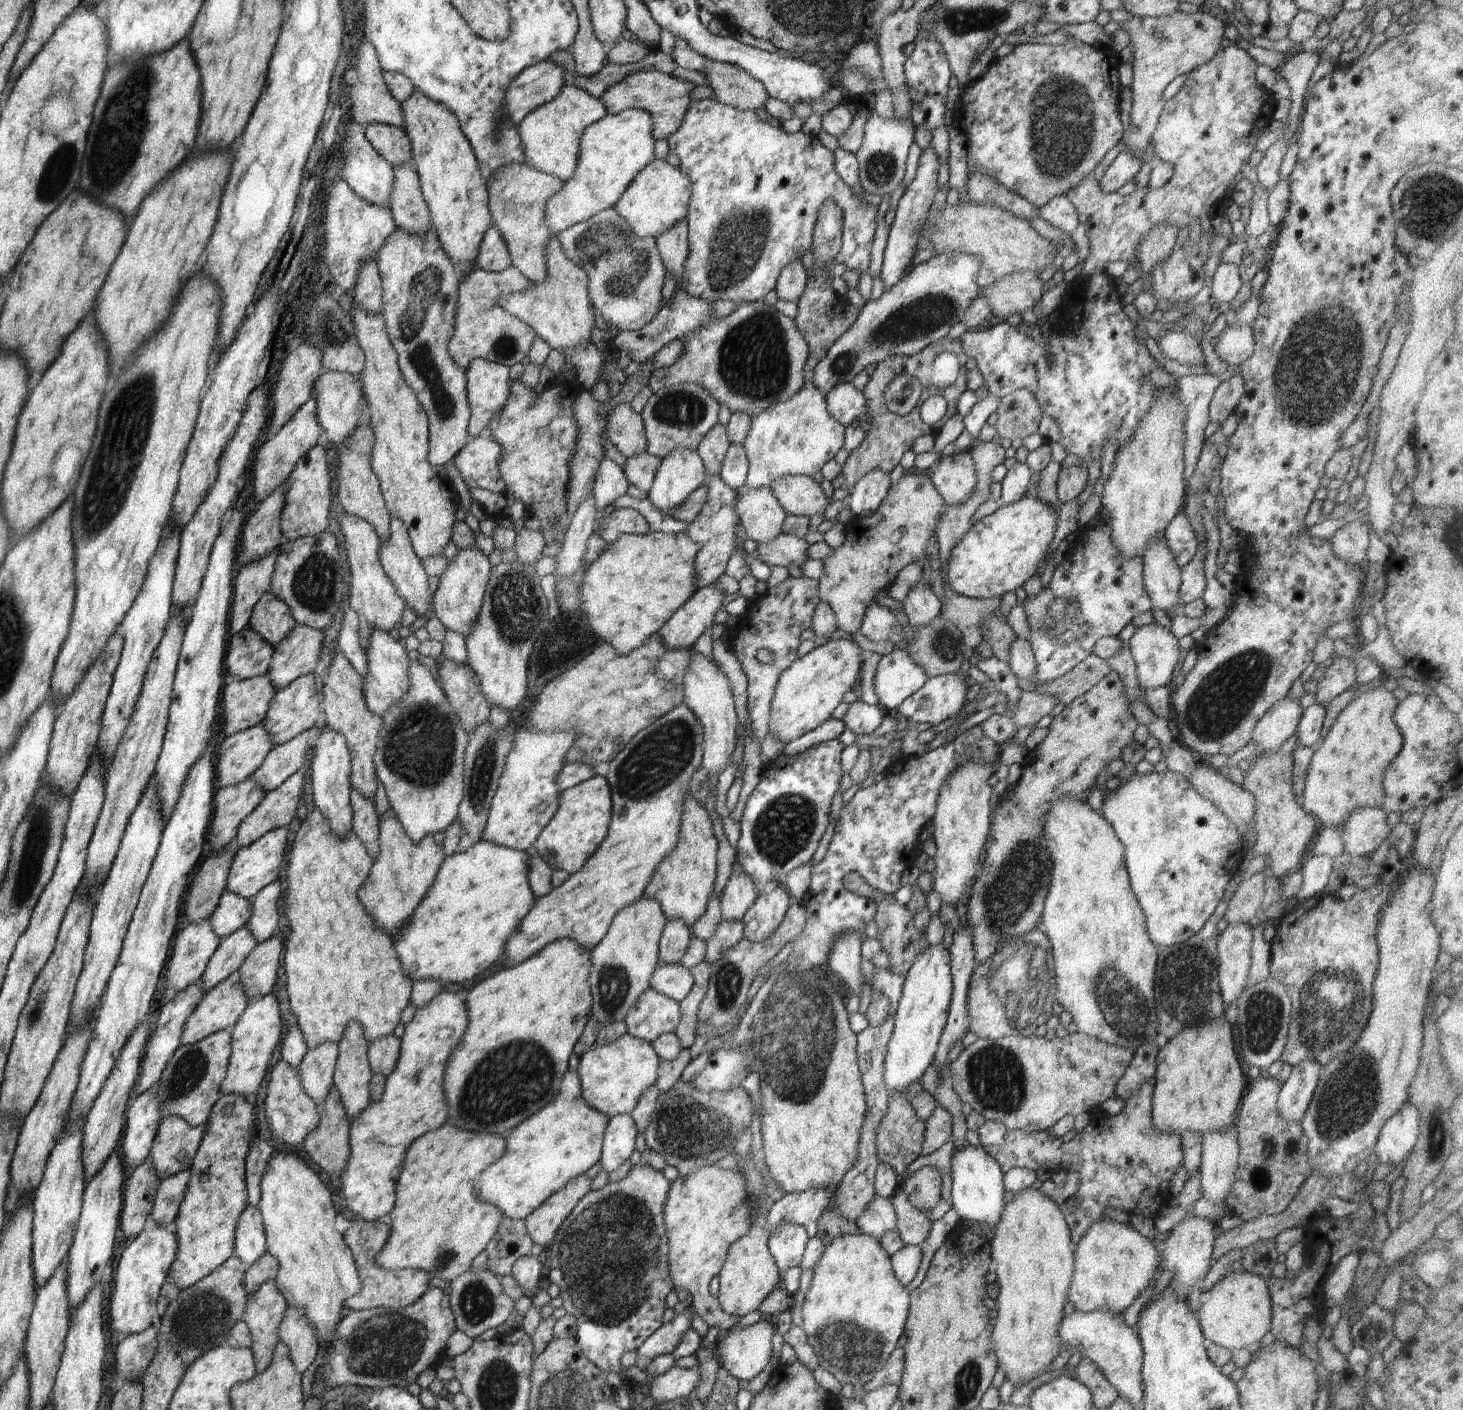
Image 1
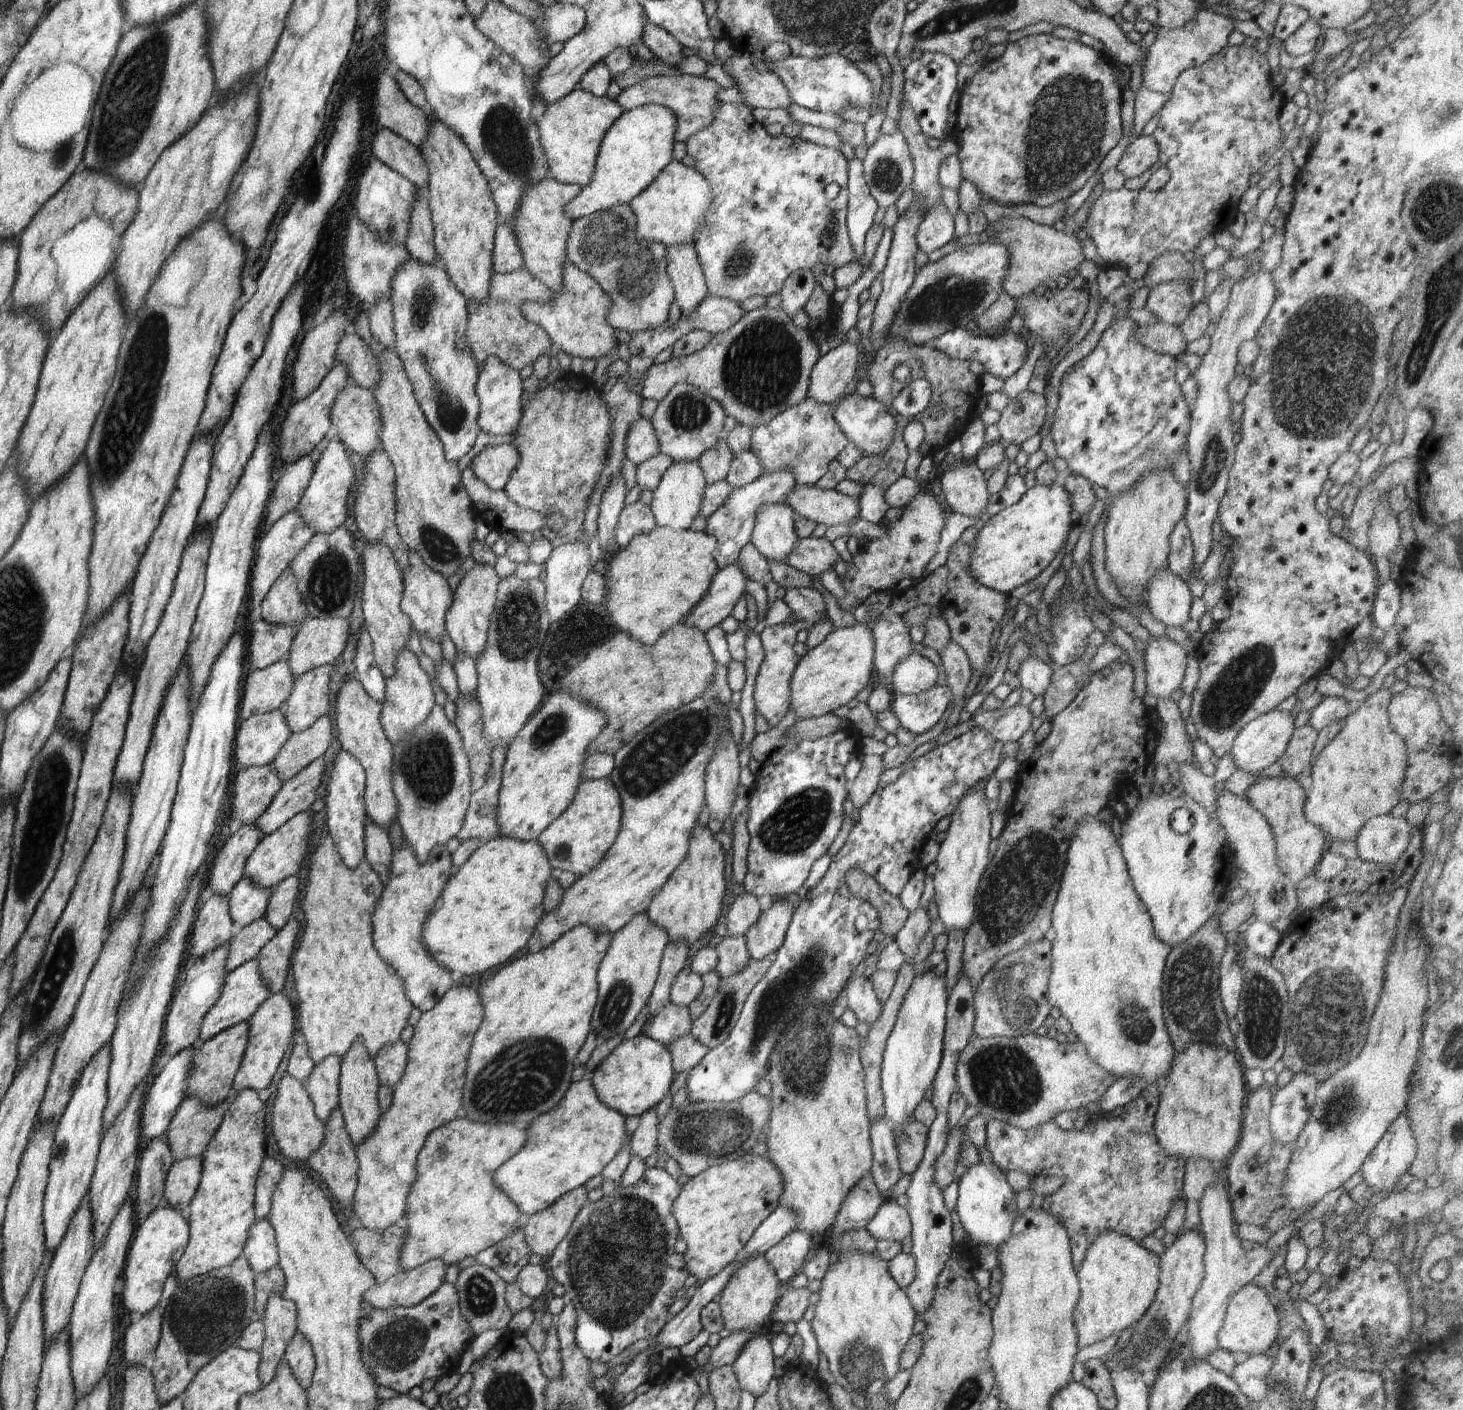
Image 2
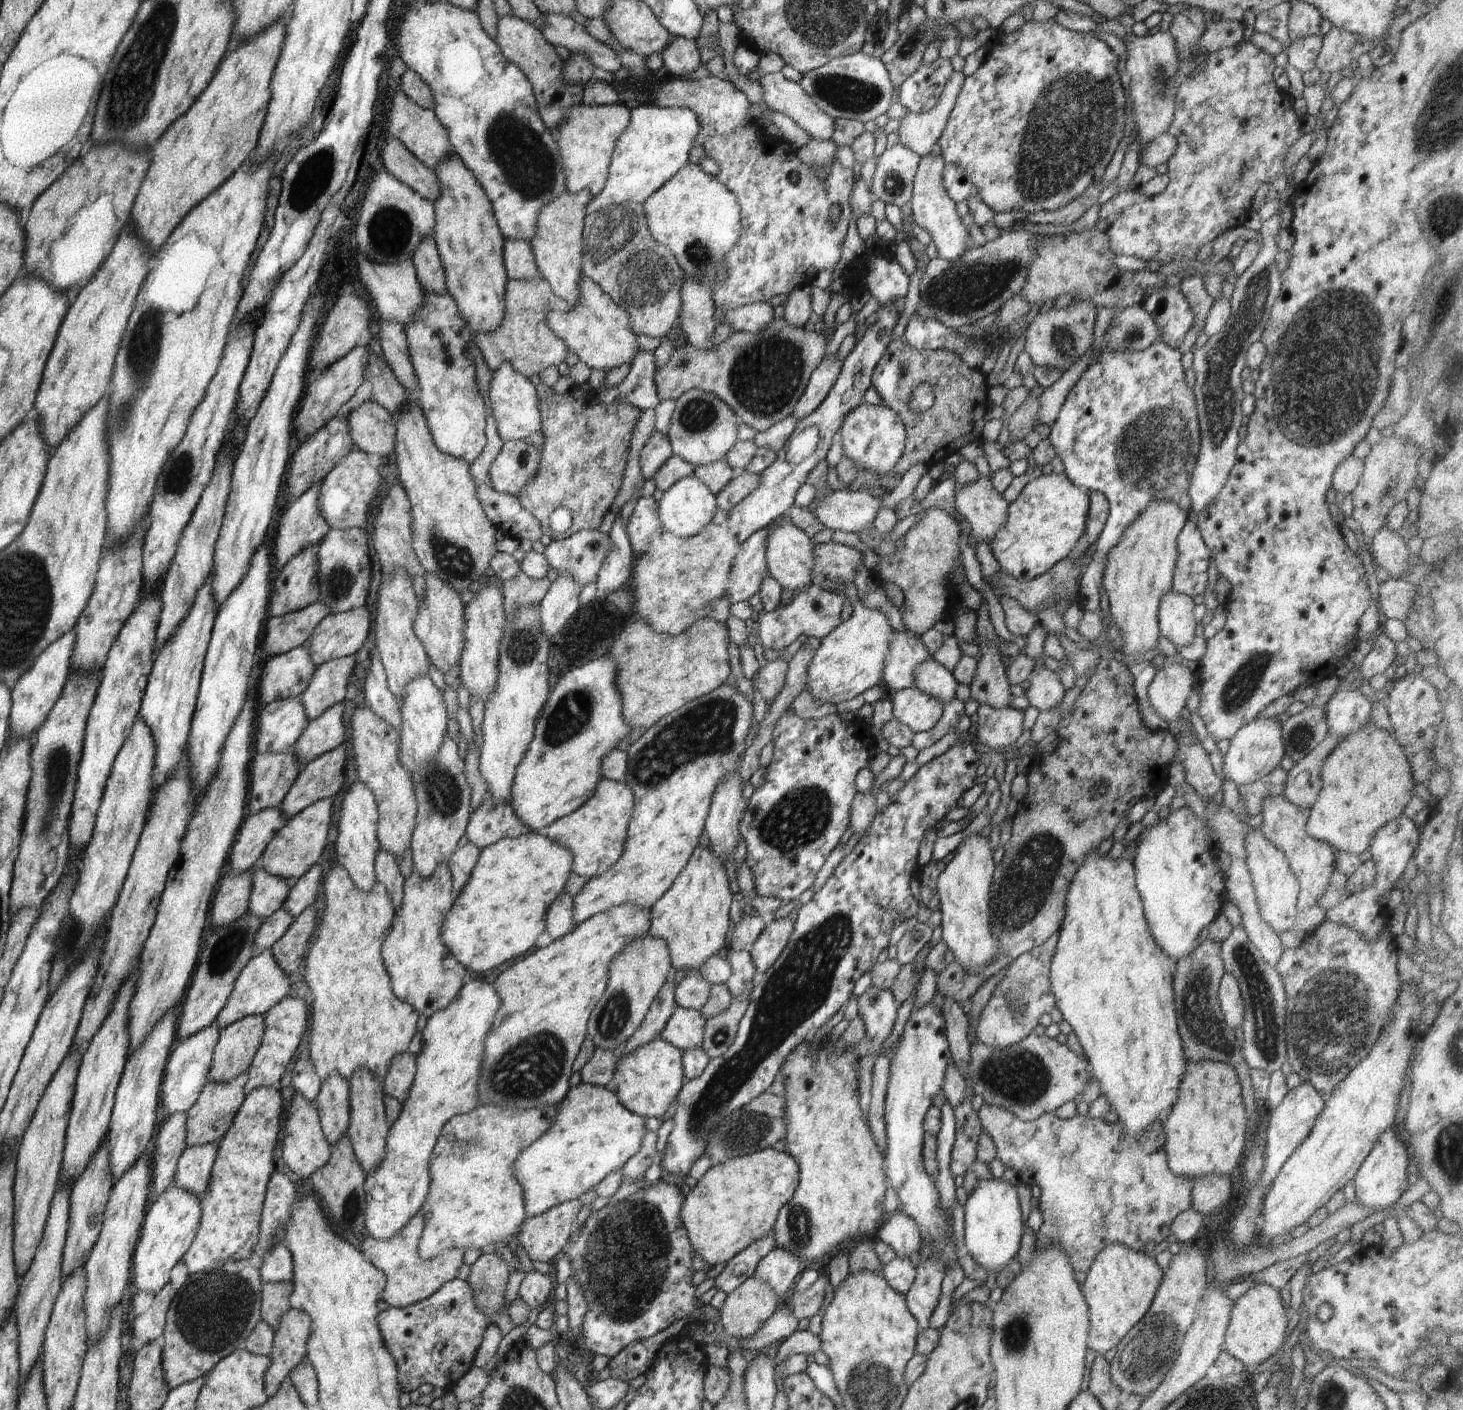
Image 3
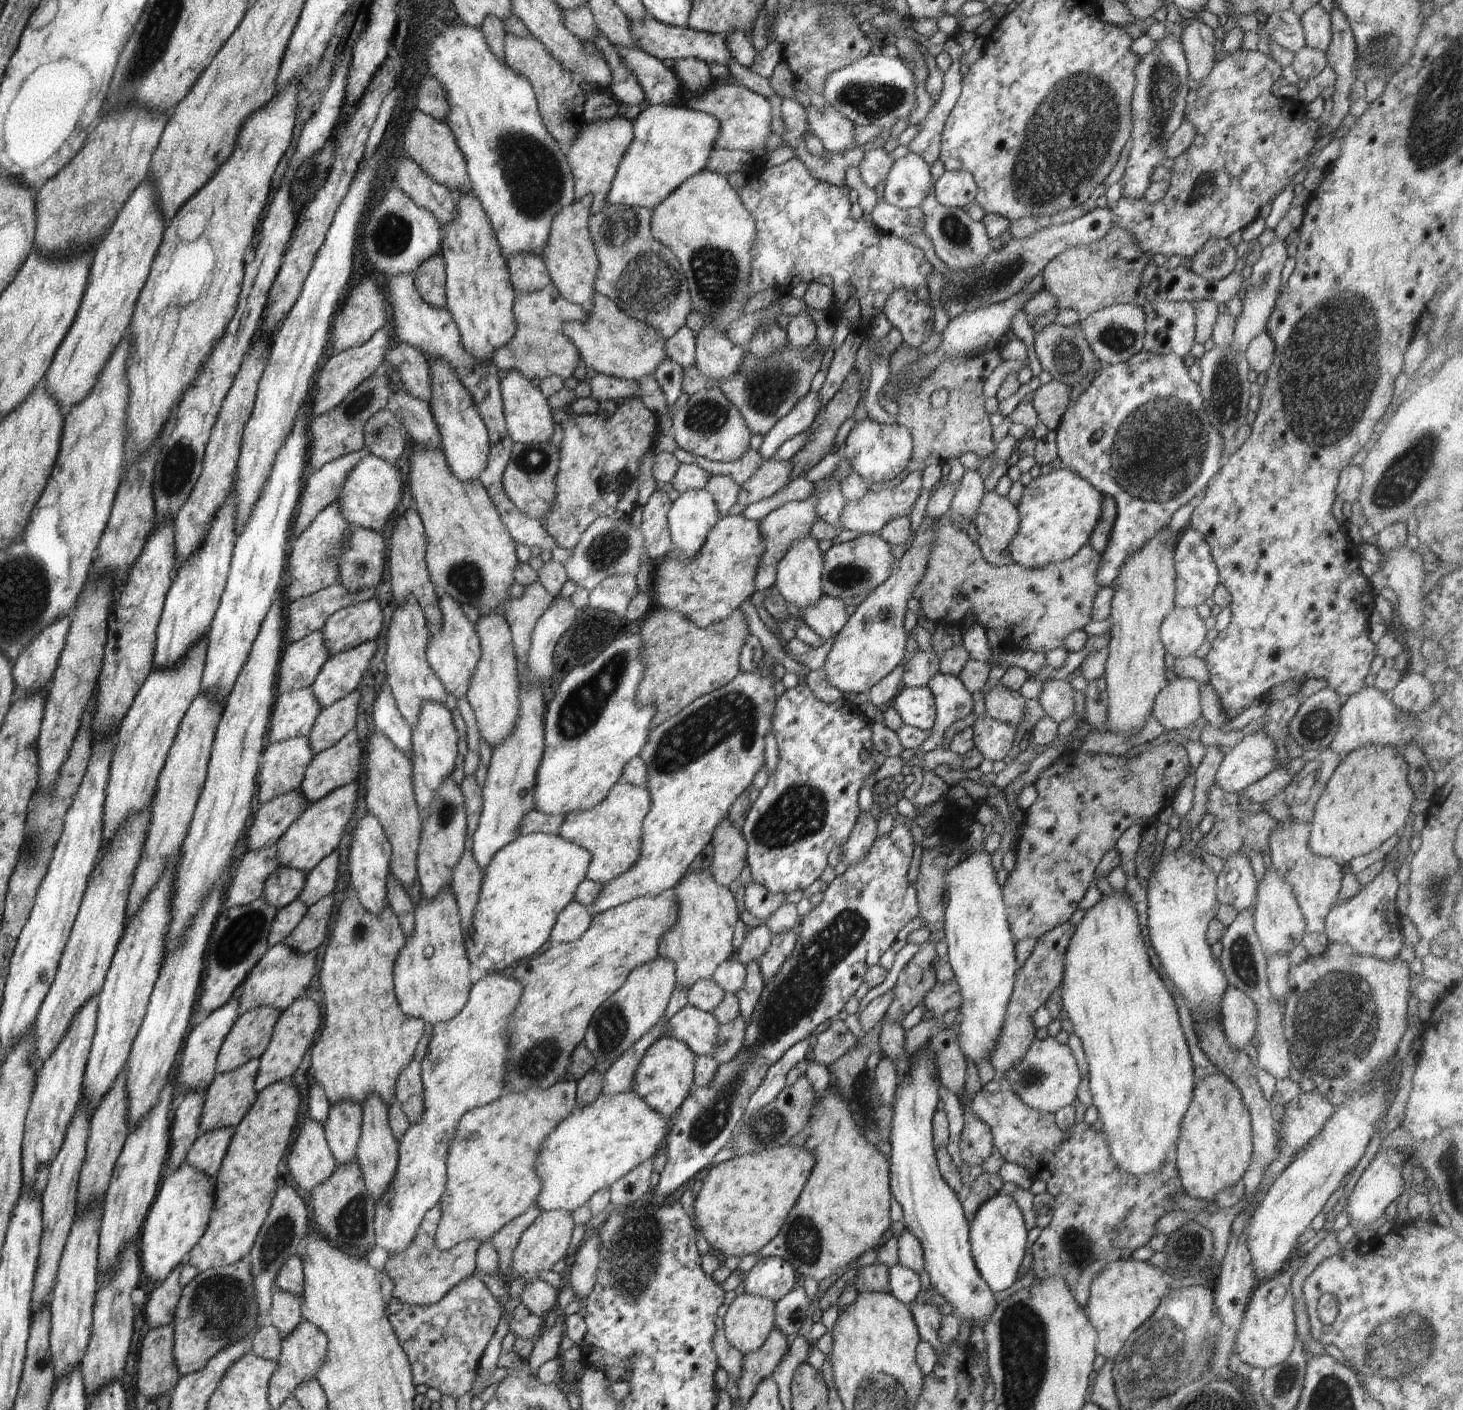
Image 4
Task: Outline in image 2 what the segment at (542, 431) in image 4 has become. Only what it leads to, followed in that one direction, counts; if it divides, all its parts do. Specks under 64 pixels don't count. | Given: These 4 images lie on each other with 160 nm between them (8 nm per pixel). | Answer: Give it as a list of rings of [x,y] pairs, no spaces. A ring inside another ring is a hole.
[[[489,356],[479,371],[475,393],[479,400],[478,426],[485,433],[494,436],[512,434],[522,416],[521,396],[523,380],[517,370],[504,364],[499,358]]]

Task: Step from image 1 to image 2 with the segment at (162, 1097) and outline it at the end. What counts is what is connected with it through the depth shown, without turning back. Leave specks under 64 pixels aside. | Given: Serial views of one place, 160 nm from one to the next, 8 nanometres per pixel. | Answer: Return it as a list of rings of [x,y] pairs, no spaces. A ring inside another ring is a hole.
[[[248,1022],[231,1026],[223,1030],[220,1034],[209,1038],[207,1041],[201,1041],[196,1046],[197,1050],[193,1052],[192,1068],[189,1072],[189,1079],[185,1086],[186,1098],[196,1098],[204,1107],[217,1107],[228,1099],[233,1093],[233,1080],[243,1059],[249,1036]]]

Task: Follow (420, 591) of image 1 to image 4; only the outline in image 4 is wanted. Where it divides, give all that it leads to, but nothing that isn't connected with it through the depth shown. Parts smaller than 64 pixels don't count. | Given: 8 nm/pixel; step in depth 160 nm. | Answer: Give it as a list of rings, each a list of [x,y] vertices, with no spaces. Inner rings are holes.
[[[439,592],[439,607],[442,615],[442,628],[436,634],[430,632],[425,650],[427,661],[447,692],[458,700],[467,694],[472,673],[479,663],[481,653],[479,636],[474,624],[465,617],[462,605],[448,593]]]

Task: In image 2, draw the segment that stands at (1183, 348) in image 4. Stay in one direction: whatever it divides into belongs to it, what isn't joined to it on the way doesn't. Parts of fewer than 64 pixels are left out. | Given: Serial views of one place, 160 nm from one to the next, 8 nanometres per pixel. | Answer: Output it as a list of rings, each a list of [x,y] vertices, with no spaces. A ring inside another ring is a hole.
[[[1168,281],[1151,288],[1146,308],[1162,323],[1180,326],[1193,308],[1192,289],[1188,281]]]

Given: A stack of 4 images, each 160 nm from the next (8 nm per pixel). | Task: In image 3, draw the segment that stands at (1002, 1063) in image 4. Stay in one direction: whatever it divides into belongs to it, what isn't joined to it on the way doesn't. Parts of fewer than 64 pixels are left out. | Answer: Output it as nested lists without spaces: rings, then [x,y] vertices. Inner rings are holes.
[[[1059,930],[1044,944],[1022,953],[1007,966],[1004,978],[997,983],[988,1003],[980,1012],[975,1029],[977,1042],[997,1049],[1012,1046],[1032,1033],[1042,1014],[1050,1014],[1056,1001],[1051,991],[1049,972],[1058,939]]]

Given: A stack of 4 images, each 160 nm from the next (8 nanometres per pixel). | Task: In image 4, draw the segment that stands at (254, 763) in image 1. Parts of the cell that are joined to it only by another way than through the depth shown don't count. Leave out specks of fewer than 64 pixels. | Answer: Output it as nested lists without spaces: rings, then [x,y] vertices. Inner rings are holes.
[[[311,688],[277,695],[269,718],[267,743],[307,737],[321,710]]]

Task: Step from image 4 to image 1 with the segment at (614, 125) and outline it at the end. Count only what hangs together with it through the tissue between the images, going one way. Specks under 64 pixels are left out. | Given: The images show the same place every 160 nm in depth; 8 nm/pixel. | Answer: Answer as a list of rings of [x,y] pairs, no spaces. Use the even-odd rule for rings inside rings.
[[[564,84],[551,101],[536,107],[517,126],[526,157],[523,162],[543,173],[557,176],[561,181],[567,181],[578,164],[579,140],[584,129],[606,115],[606,107],[599,98],[594,98],[576,85]]]

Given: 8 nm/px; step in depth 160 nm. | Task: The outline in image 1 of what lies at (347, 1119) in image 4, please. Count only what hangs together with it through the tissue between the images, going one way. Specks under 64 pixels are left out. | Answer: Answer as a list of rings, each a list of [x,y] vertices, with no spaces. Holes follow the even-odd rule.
[[[324,1041],[308,1049],[298,1068],[300,1084],[304,1092],[316,1103],[317,1111],[323,1109],[323,1102],[333,1084],[333,1074],[338,1056],[338,1045]]]

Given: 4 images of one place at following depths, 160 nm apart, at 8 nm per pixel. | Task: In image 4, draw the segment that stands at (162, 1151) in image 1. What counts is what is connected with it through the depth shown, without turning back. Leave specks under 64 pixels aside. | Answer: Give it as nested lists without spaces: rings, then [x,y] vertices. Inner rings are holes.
[[[252,1059],[233,1071],[216,1073],[205,1090],[203,1111],[199,1122],[200,1133],[235,1127],[240,1124],[257,1097],[257,1092],[254,1090],[254,1080],[258,1074],[259,1064],[259,1059]]]

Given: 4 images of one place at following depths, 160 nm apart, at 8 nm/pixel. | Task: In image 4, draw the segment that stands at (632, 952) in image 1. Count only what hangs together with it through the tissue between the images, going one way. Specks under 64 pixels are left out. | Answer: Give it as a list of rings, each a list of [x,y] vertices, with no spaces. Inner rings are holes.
[[[660,955],[632,970],[624,984],[598,1007],[585,1030],[584,1044],[592,1051],[596,1062],[618,1060],[644,1033],[653,1029],[664,1018],[664,1011],[676,984],[674,962]]]

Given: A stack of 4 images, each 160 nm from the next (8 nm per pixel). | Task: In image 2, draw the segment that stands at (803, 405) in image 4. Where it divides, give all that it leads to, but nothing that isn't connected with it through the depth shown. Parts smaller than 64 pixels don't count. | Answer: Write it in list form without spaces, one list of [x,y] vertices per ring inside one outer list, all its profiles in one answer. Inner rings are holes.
[[[846,341],[822,355],[809,376],[807,396],[833,406],[845,394],[845,388],[857,374],[862,353],[860,343]]]

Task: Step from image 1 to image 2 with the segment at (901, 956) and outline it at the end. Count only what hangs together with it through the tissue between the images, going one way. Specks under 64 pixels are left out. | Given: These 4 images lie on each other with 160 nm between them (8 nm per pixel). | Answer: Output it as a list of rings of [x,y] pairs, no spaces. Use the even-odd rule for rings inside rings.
[[[861,869],[850,870],[845,881],[859,899],[868,901],[878,911],[880,932],[884,936],[895,938],[909,915],[909,911],[900,903],[900,897],[890,894]]]

